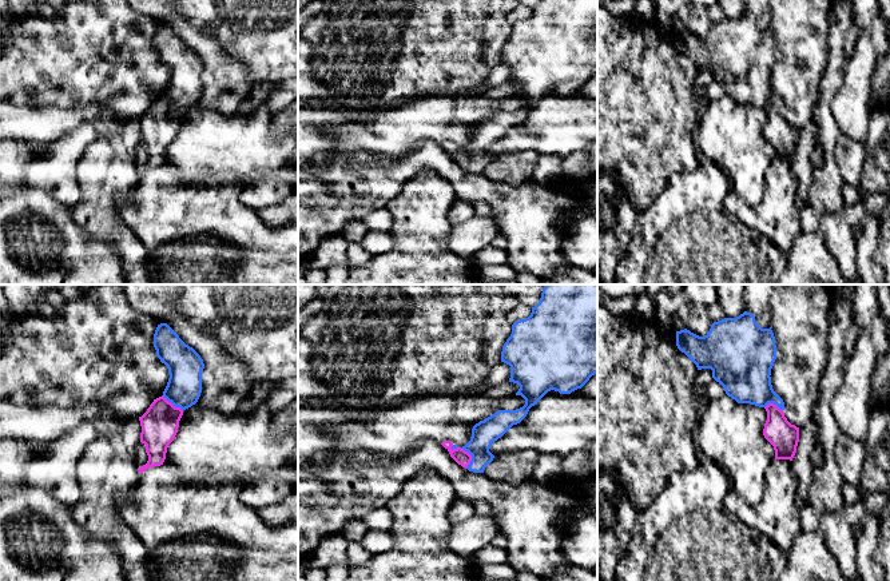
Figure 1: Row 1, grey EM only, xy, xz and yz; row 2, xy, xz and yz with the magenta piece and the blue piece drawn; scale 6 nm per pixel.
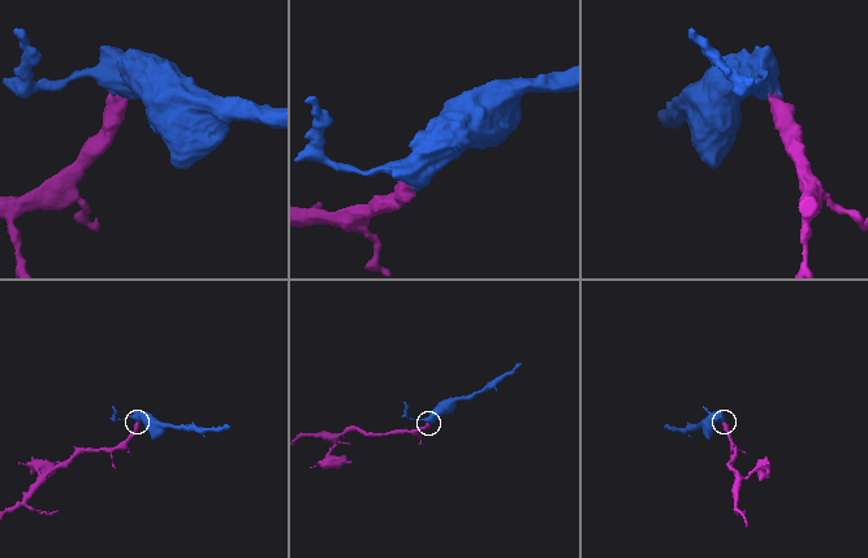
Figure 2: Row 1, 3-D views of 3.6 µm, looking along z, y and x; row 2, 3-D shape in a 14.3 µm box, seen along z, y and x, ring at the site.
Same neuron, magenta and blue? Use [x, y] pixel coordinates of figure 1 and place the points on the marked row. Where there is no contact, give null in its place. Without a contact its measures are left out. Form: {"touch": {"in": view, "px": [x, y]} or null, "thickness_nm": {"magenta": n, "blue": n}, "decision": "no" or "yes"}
{"touch": {"in": "xz", "px": [467, 452]}, "thickness_nm": {"magenta": 90, "blue": 150}, "decision": "yes"}

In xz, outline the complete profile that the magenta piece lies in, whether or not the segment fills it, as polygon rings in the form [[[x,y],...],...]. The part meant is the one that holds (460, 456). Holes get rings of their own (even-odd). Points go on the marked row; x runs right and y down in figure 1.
[[[545,284],[531,315],[512,325],[501,362],[510,366],[509,382],[520,386],[516,395],[521,395],[525,405],[516,410],[498,410],[476,423],[470,441],[462,447],[450,441],[441,443],[458,465],[473,473],[484,473],[494,458],[489,451],[492,443],[520,423],[548,391],[571,394],[597,373],[597,284]]]

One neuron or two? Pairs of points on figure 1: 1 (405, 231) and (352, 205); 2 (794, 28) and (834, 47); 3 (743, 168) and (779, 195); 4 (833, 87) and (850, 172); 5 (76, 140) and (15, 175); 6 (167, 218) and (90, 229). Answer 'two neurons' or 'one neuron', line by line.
1: two neurons
2: two neurons
3: two neurons
4: two neurons
5: one neuron
6: two neurons

